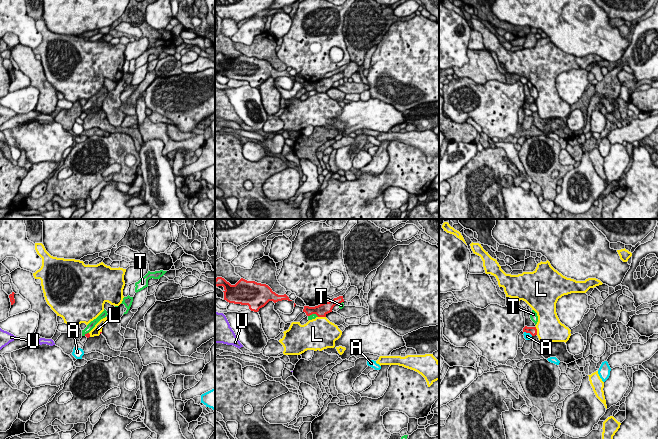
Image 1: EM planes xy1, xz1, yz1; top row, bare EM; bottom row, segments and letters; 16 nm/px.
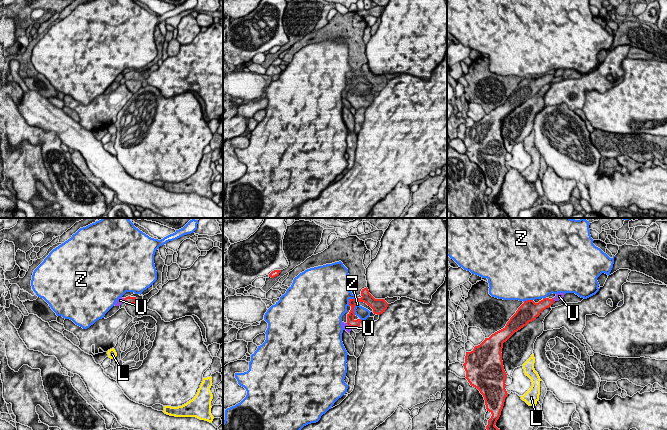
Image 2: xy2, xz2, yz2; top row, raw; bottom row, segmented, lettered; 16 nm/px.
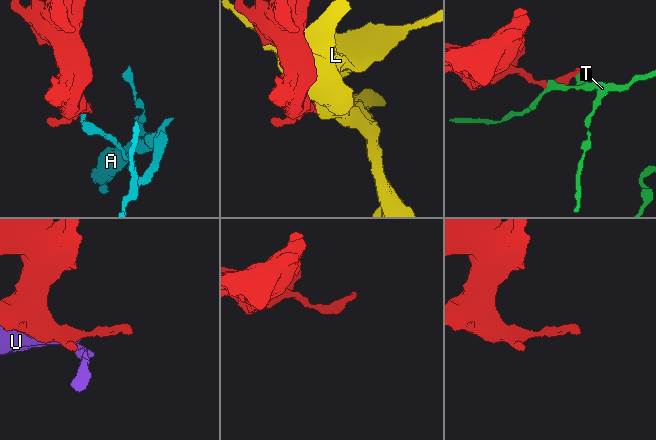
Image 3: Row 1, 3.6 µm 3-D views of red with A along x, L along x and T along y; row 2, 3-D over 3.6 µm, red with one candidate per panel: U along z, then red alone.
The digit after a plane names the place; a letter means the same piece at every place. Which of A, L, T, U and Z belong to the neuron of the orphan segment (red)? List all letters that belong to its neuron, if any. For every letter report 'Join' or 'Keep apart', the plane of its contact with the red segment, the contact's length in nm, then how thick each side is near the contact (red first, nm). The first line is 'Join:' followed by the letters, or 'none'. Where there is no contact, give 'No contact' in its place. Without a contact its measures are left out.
Join: none
A: Keep apart. Touches red in yz1. Shared border 160 nm. Thickness 130 nm (red) against 120 nm
L: Keep apart. Touches red in yz1. Shared border 150 nm. Thickness 130 nm (red) against 420 nm
T: Keep apart. Touches red in xz1. Shared border 180 nm. Thickness 200 nm (red) against 90 nm
U: Keep apart. Touches red in xz2. Shared border 110 nm. Thickness 140 nm (red) against 100 nm
Z: Keep apart. Touches red in xz2. Shared border 240 nm. Thickness 160 nm (red) against 190 nm

